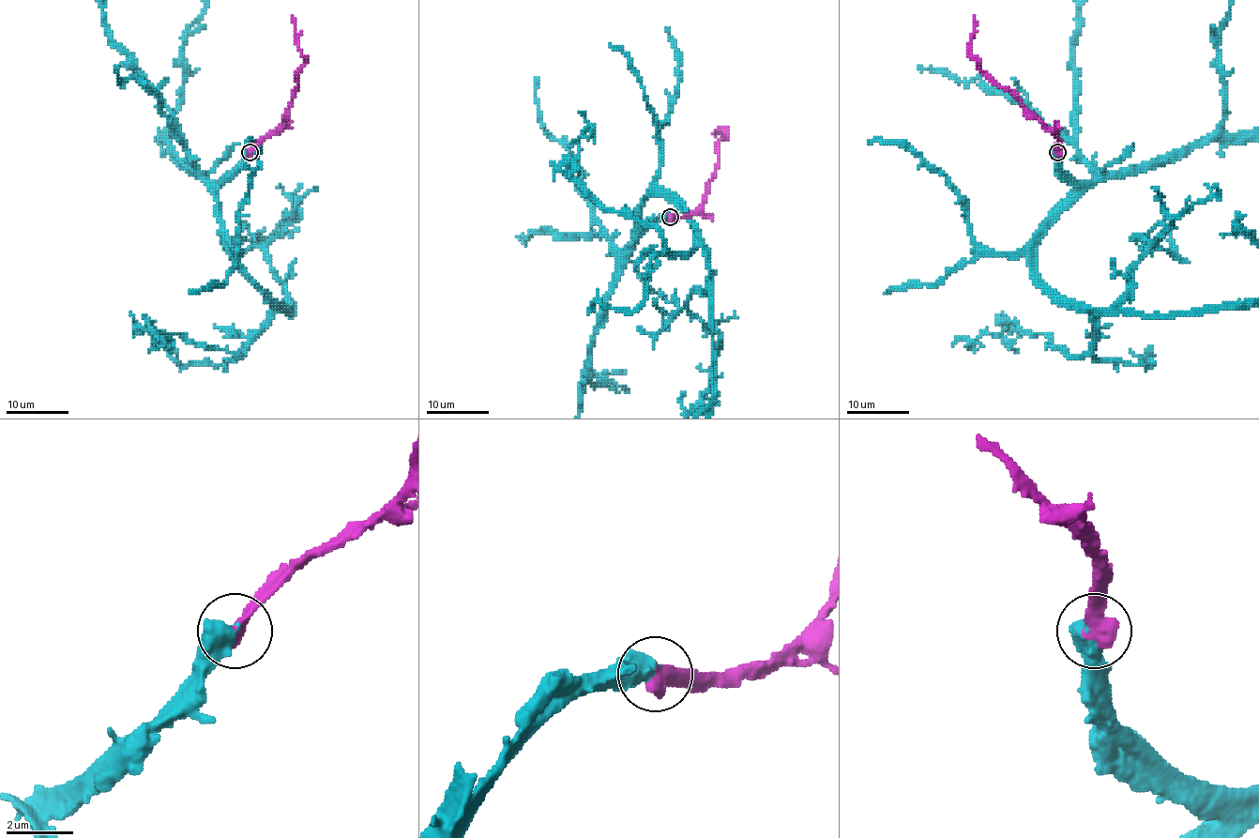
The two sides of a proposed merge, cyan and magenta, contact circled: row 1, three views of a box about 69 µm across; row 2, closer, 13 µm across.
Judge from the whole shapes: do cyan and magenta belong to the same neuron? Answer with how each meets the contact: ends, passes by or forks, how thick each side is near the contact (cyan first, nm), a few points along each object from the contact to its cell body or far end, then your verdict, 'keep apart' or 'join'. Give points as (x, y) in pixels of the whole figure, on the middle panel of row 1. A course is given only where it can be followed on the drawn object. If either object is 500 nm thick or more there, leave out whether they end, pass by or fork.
650 nm thick on the cyan side, 500 nm on the other; cyan runs (670, 217), (637, 236), (643, 200), (663, 193), (701, 242), (713, 402); magenta runs (670, 217), (688, 215), (704, 201), (705, 189), (718, 167), (718, 141), (725, 137), (722, 129), (711, 132); join

